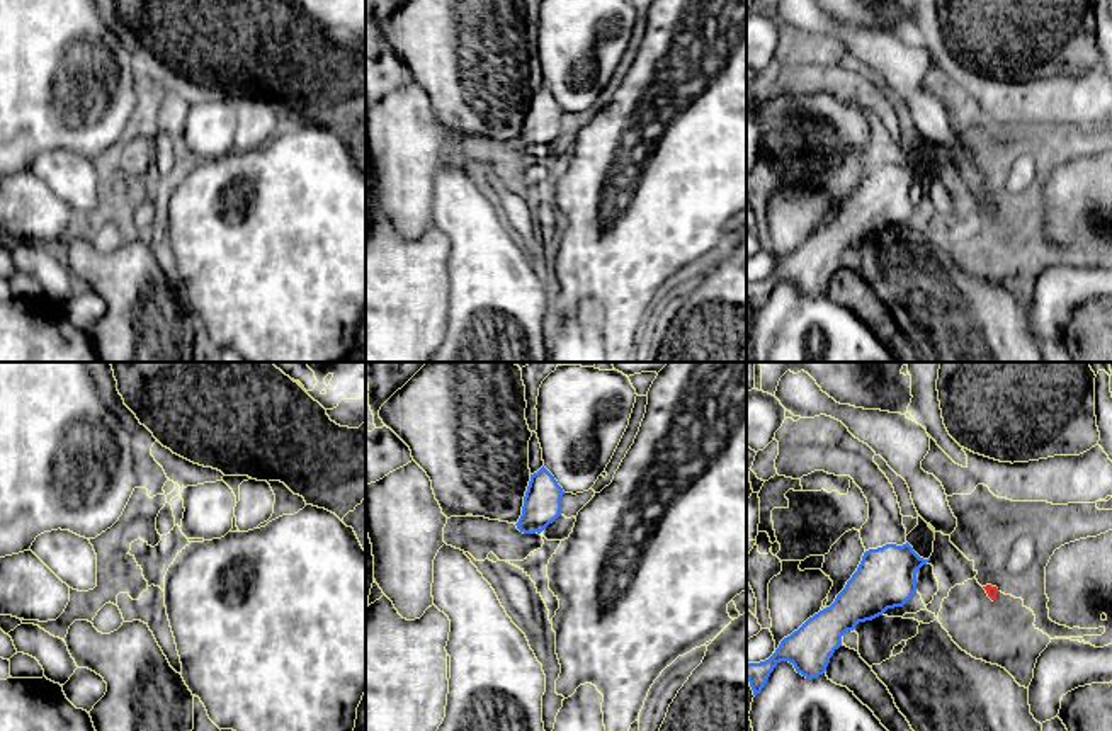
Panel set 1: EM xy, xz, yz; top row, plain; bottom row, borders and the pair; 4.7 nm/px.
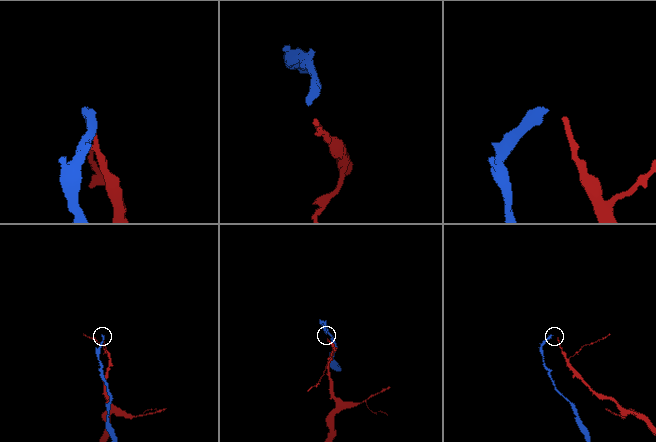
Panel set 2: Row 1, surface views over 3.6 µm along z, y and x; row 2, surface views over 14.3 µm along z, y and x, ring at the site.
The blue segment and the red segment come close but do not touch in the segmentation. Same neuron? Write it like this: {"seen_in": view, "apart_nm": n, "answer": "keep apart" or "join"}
{"seen_in": "yz", "apart_nm": 280, "answer": "keep apart"}

